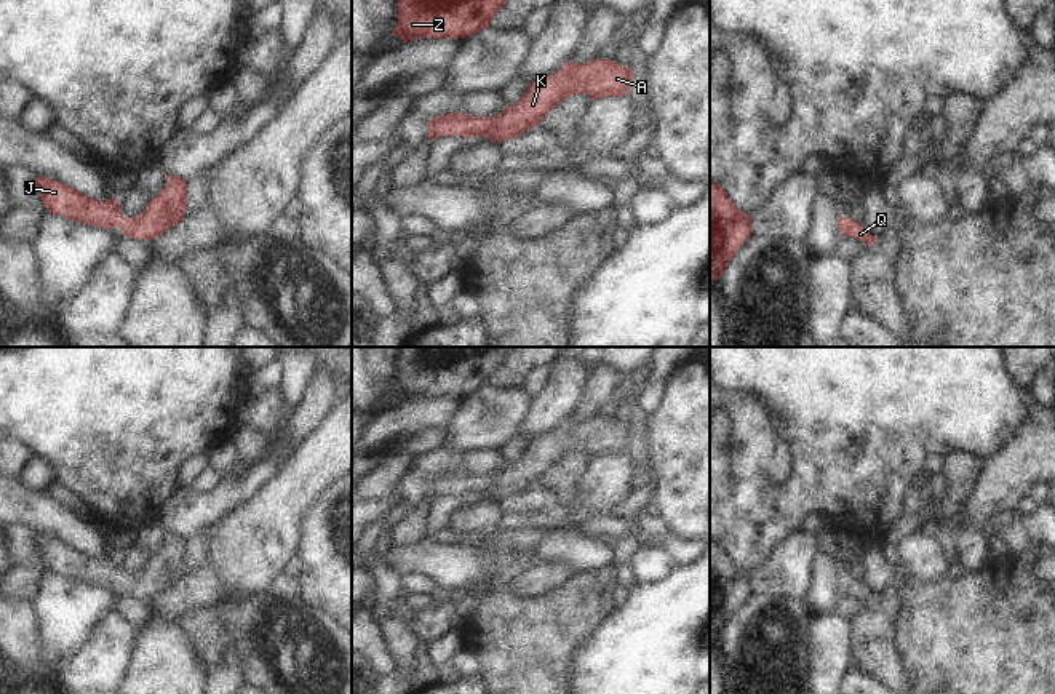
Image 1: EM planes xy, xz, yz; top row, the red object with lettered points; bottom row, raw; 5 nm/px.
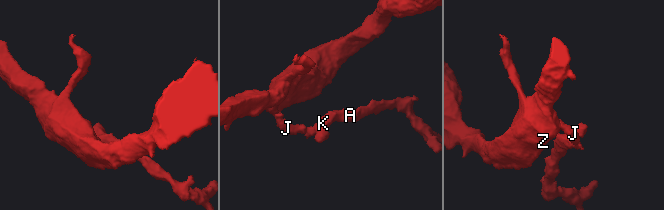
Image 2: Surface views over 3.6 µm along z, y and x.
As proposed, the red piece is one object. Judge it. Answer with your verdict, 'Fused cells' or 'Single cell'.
Single cell.

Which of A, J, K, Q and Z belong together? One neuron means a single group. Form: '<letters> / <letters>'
A J K Q Z

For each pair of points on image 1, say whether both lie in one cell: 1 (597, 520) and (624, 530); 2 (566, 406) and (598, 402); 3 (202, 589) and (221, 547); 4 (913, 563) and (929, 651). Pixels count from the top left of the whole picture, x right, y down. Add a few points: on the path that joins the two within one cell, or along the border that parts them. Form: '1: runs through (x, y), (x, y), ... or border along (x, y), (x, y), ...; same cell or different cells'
1: runs through (603, 523), (617, 526); same cell
2: border along (592, 373), (587, 395), (573, 419); different cells
3: border along (210, 558), (229, 590); different cells
4: border along (902, 576), (919, 581), (940, 581), (943, 578); different cells

